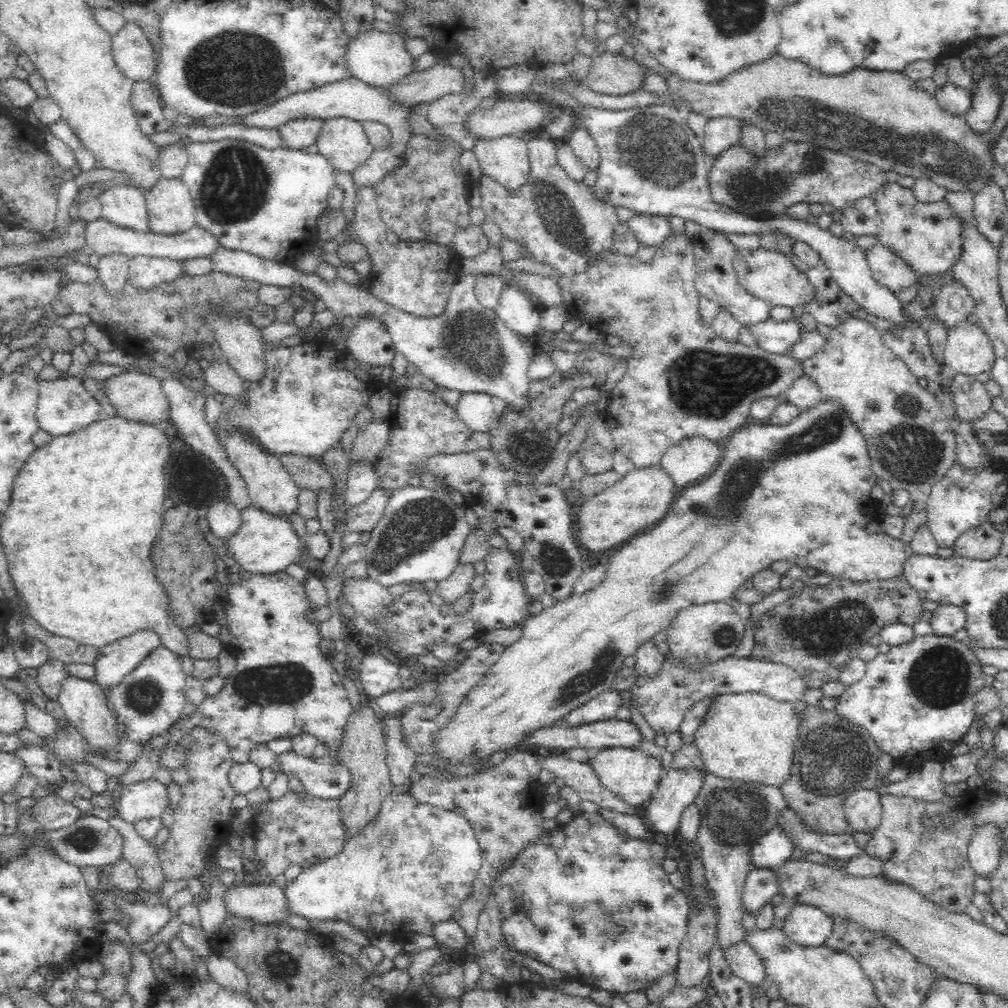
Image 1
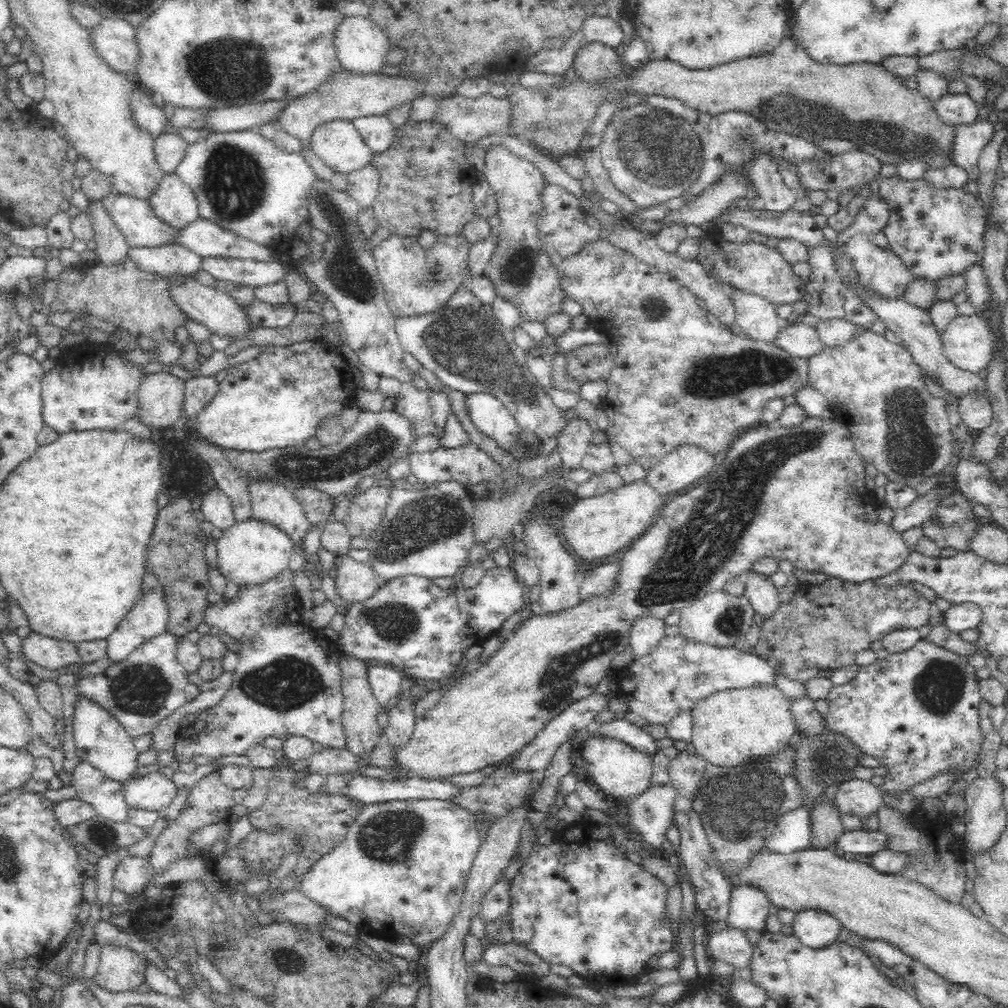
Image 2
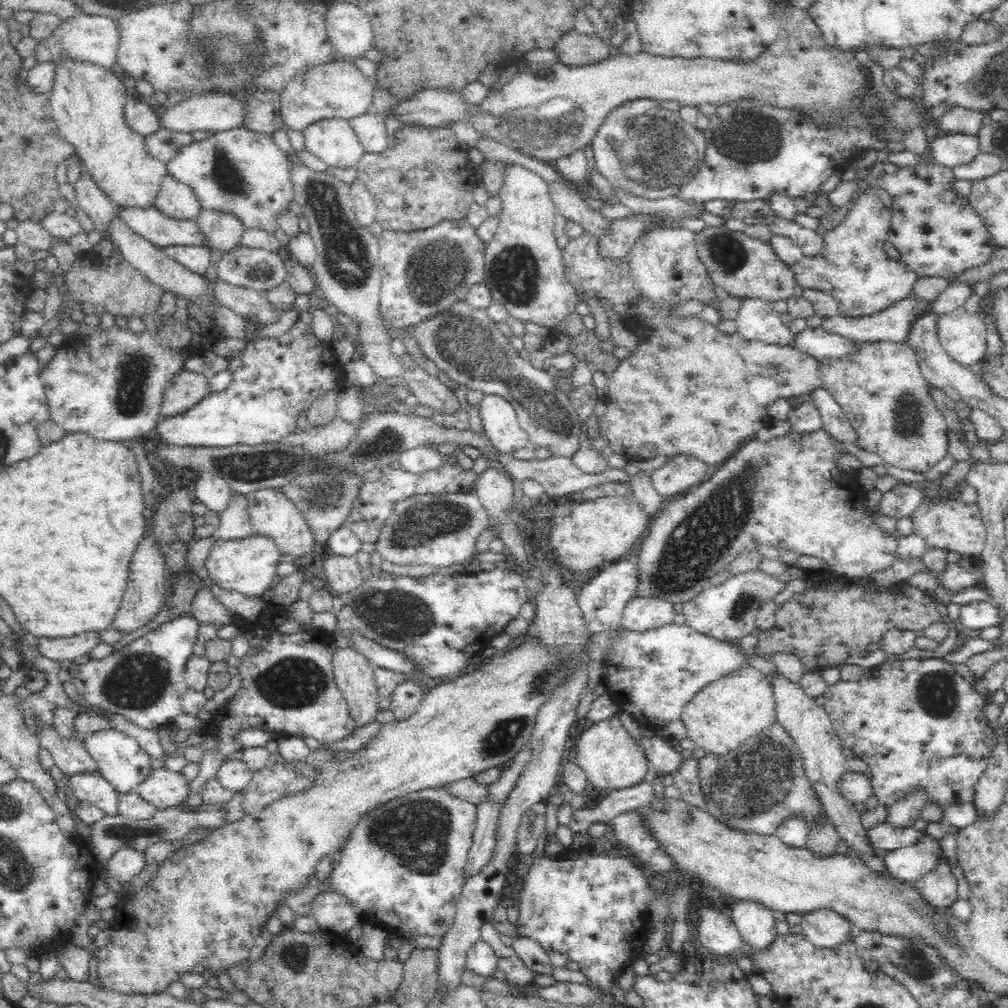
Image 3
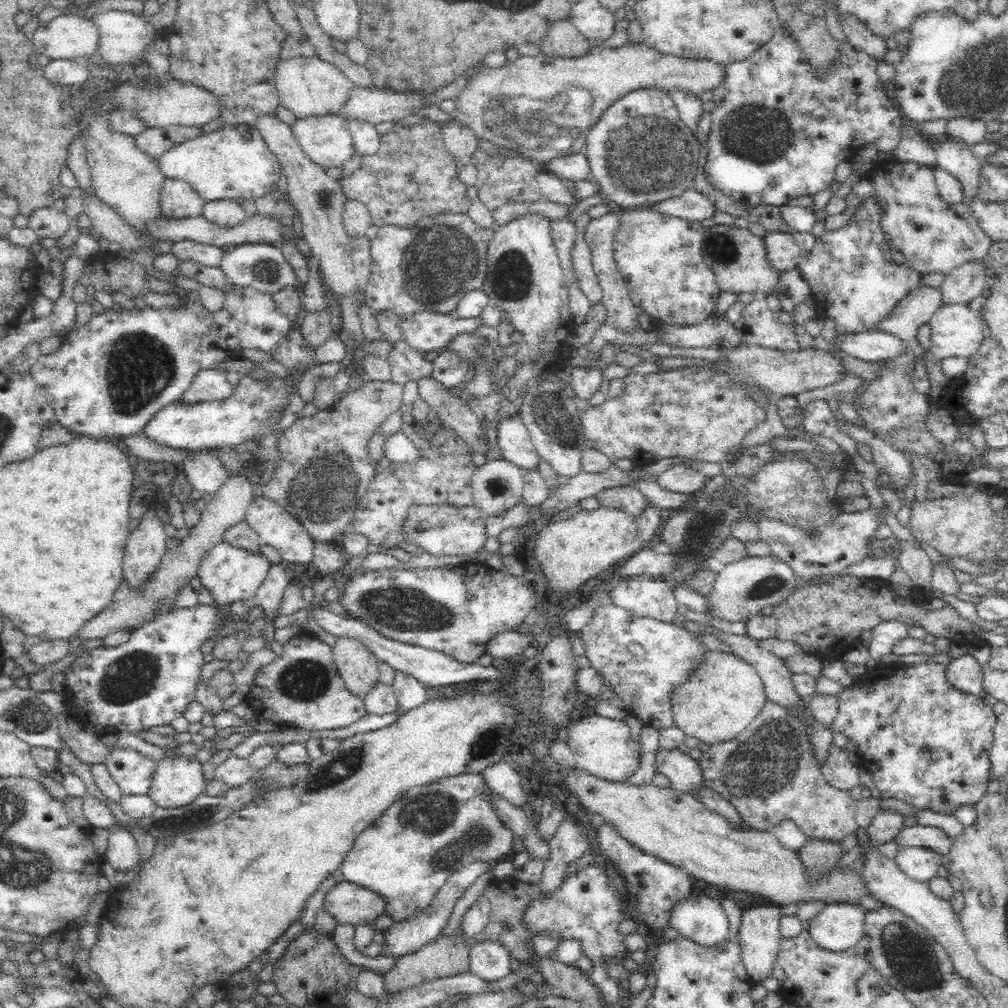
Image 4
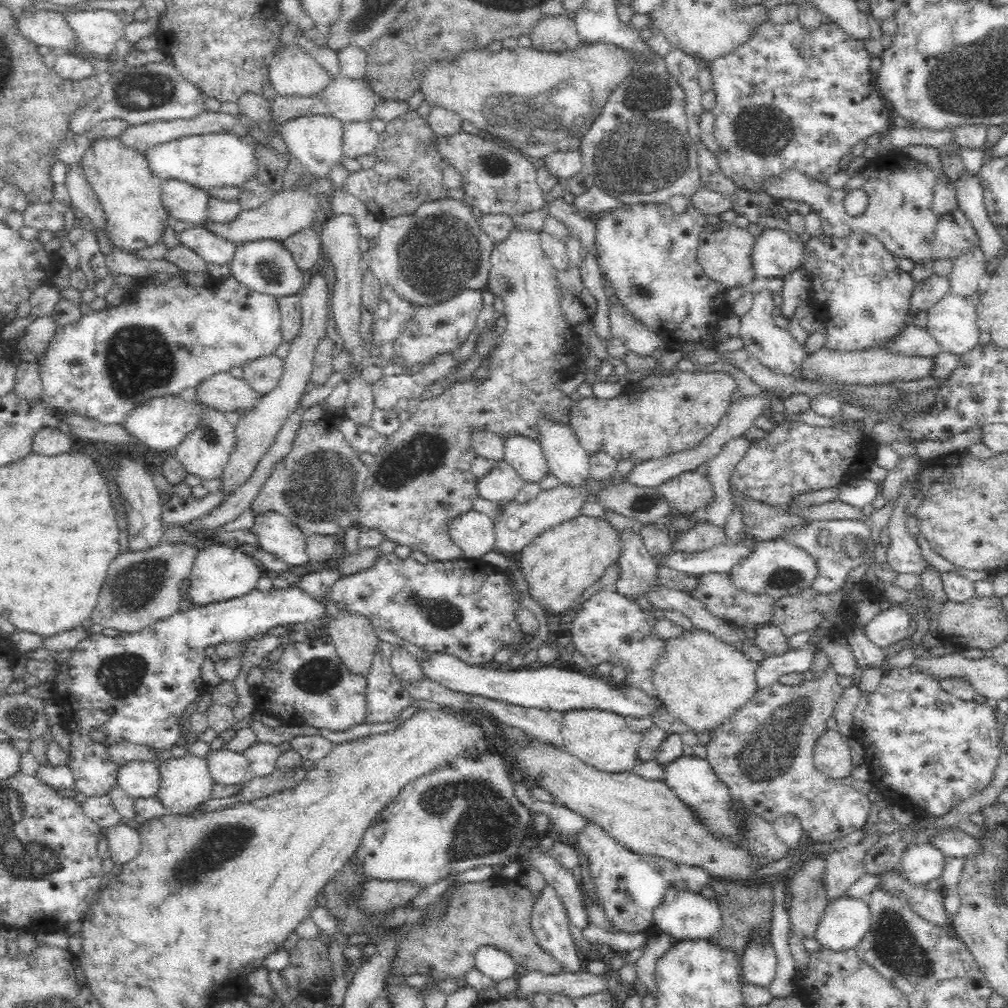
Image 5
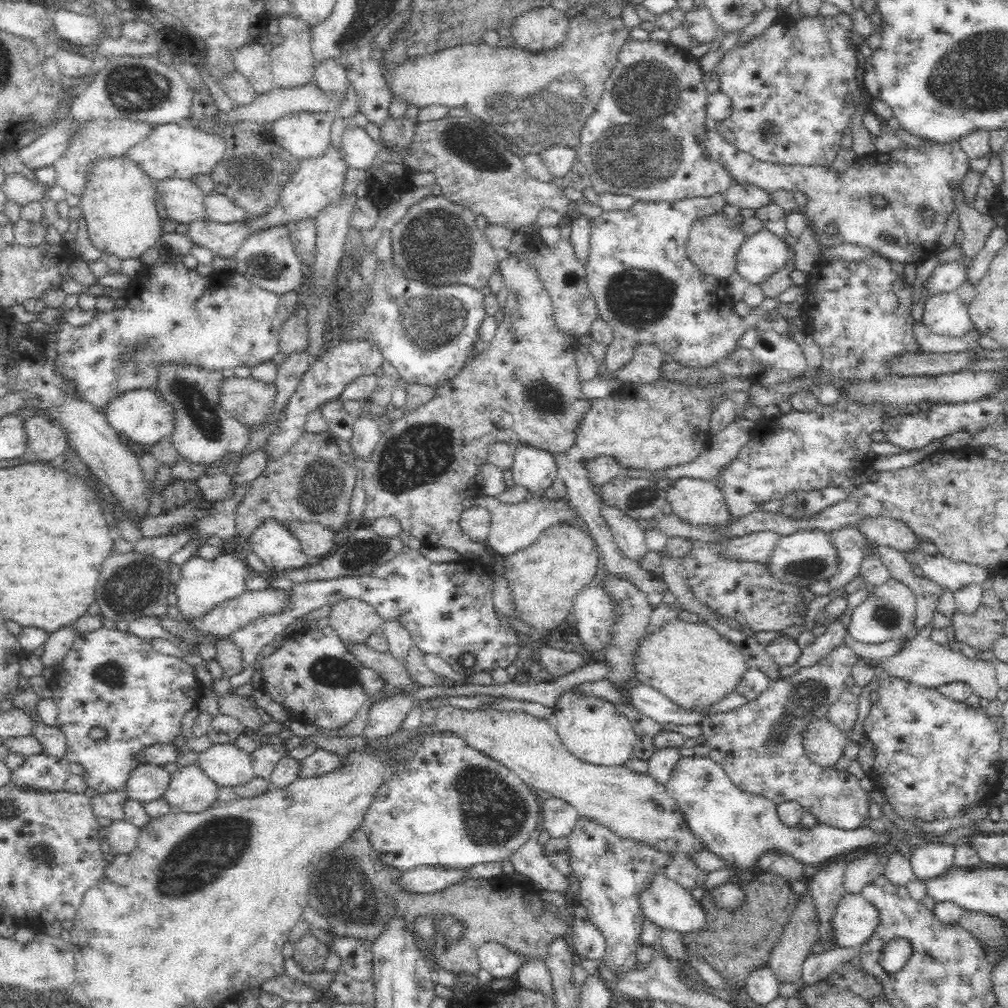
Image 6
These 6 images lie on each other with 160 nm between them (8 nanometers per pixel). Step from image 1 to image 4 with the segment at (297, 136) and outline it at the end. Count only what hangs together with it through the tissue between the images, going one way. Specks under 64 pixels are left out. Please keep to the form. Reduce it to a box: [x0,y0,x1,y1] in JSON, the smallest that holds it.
[274,54,354,118]

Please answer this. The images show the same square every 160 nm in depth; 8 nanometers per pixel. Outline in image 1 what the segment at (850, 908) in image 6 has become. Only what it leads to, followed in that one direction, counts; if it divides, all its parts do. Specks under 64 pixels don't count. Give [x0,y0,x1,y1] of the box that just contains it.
[782,904,832,947]

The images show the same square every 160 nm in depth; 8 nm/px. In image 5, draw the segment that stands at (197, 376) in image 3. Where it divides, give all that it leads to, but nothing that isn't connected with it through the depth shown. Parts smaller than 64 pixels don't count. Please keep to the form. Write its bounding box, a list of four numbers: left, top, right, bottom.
[197,373,263,417]

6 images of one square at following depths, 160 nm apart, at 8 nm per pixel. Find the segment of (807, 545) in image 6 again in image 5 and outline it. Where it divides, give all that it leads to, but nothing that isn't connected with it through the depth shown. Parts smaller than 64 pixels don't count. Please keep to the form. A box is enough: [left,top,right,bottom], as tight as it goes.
[732,539,818,598]

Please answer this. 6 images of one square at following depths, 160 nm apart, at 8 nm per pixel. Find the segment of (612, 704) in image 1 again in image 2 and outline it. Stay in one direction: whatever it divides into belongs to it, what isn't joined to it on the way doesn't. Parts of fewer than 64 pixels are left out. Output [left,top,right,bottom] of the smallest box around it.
[509,693,607,772]

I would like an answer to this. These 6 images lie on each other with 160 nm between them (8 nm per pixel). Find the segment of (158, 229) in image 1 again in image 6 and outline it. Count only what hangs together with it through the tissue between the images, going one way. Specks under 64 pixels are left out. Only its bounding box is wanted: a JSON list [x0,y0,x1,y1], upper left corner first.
[153,177,206,225]

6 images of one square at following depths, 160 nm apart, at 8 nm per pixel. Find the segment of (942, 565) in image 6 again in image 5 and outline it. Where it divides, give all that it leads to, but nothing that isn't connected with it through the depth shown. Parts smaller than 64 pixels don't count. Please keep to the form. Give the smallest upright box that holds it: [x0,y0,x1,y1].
[887,481,935,574]

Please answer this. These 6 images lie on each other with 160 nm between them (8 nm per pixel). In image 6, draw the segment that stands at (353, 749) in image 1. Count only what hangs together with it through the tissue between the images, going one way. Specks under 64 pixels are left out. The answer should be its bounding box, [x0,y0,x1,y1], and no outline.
[328,597,383,644]

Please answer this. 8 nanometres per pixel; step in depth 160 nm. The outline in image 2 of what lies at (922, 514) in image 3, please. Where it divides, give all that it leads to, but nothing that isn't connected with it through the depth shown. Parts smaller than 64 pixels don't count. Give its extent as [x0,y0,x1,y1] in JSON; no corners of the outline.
[921,513,985,551]

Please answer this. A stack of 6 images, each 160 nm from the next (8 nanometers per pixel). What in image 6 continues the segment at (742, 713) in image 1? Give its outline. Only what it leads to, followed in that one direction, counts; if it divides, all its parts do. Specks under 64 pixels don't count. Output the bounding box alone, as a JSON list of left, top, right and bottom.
[636,617,746,709]

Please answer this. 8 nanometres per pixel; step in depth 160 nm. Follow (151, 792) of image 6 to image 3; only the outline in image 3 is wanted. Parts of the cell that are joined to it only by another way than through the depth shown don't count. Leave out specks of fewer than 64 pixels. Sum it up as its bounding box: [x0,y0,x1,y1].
[84,728,152,794]

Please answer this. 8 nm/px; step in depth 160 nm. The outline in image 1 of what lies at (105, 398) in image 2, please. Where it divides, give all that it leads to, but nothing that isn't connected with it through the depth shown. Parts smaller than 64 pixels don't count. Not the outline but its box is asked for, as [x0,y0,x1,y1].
[36,376,103,437]

